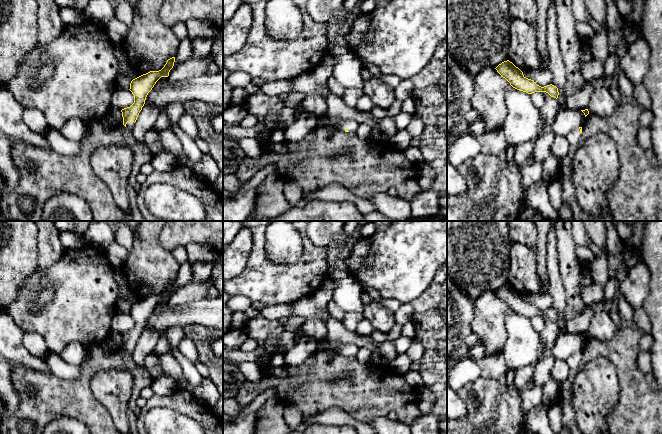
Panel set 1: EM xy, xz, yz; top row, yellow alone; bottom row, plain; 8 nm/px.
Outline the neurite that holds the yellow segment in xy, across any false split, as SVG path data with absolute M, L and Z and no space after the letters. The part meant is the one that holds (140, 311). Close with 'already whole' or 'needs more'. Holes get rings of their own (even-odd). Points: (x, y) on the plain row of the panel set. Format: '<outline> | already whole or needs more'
M175 281L167 284L164 291L159 295L150 295L143 298L130 307L130 315L134 319L134 327L127 332L121 334L123 341L123 349L126 353L132 356L132 352L137 344L137 341L145 328L148 317L152 314L156 306L161 301L168 301L170 294L173 292Z | needs more

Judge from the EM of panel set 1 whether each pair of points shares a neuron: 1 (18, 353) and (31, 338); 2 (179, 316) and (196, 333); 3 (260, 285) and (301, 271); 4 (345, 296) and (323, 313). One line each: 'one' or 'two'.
1: two
2: two
3: one
4: two

